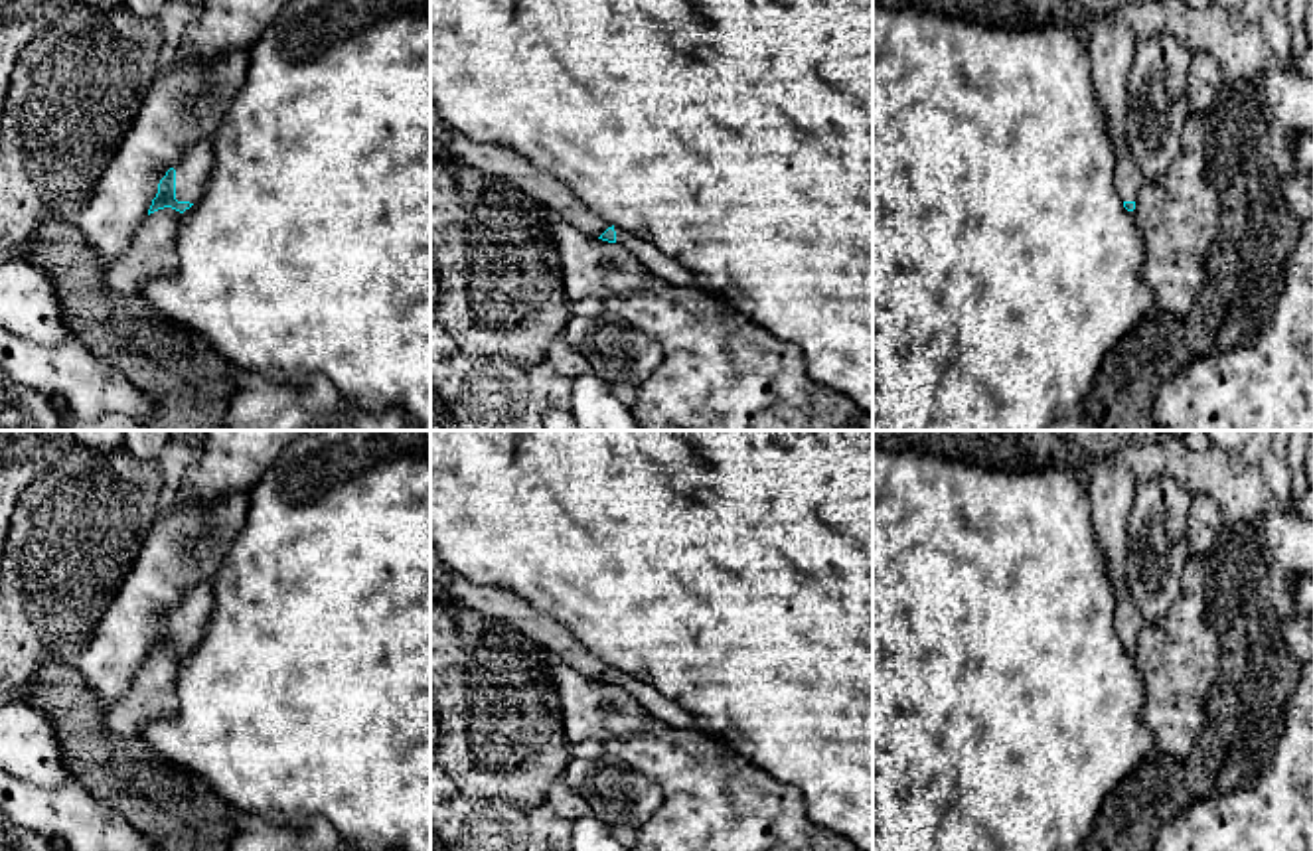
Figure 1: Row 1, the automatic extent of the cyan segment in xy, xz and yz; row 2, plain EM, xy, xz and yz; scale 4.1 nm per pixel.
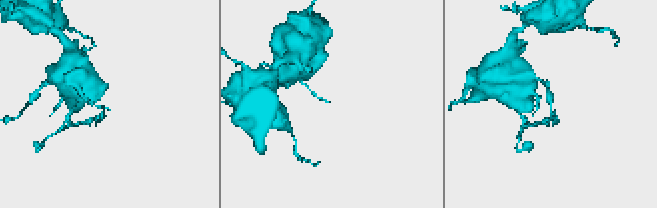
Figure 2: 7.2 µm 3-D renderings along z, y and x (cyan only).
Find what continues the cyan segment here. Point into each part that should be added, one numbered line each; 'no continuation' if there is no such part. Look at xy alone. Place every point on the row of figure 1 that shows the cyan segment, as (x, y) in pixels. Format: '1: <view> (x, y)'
1: xy (192, 172)

